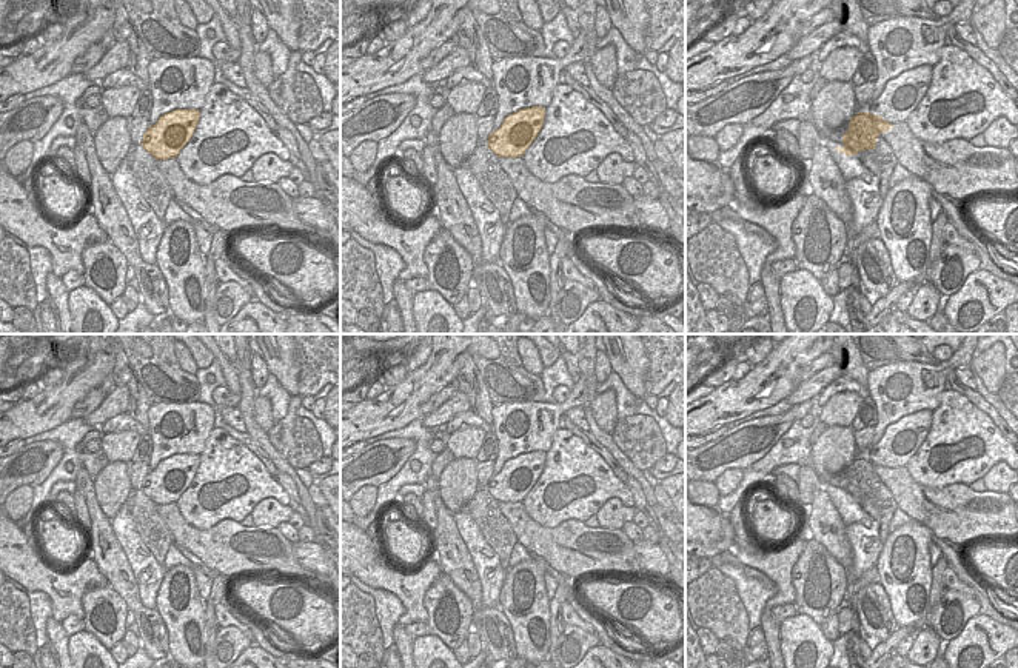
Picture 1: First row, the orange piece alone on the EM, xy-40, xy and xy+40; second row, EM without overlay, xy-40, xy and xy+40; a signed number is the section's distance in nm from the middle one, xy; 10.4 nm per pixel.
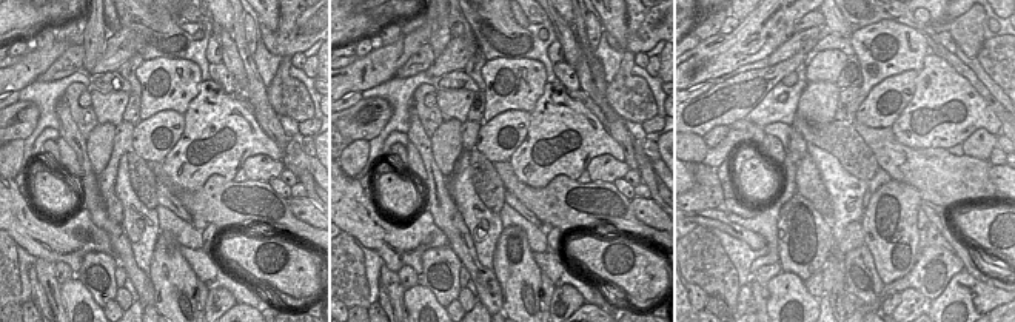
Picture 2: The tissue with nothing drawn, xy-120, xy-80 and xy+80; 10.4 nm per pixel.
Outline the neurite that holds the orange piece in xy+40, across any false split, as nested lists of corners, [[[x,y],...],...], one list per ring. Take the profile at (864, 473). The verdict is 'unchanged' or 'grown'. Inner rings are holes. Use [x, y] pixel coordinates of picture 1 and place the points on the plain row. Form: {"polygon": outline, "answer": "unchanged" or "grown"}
{"polygon": [[[901,423],[878,446],[870,446],[850,463],[849,476],[842,480],[844,491],[836,491],[836,496],[856,500],[858,496],[875,494],[879,479],[892,474],[901,457],[924,434],[930,433],[919,425]]], "answer": "grown"}

